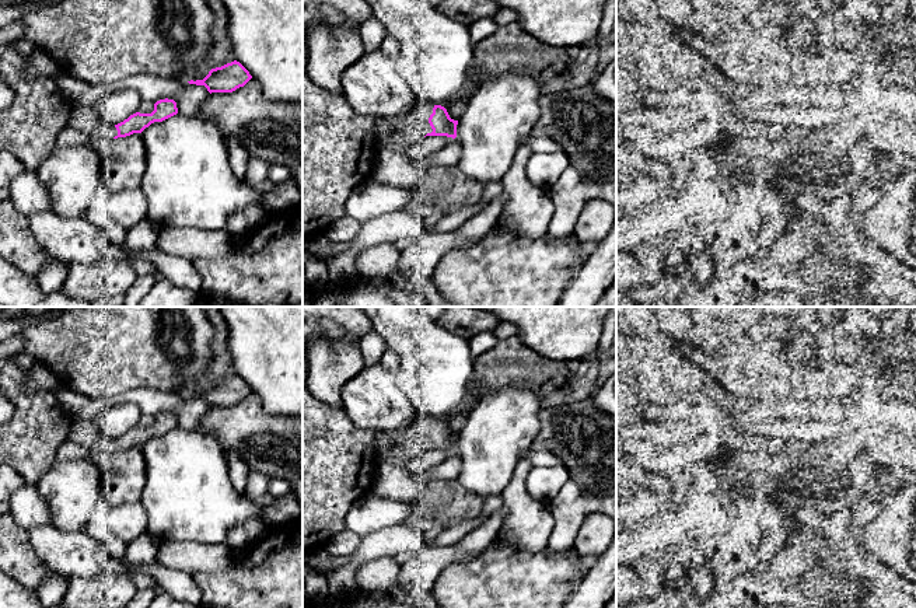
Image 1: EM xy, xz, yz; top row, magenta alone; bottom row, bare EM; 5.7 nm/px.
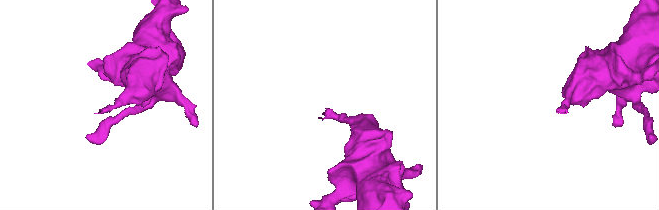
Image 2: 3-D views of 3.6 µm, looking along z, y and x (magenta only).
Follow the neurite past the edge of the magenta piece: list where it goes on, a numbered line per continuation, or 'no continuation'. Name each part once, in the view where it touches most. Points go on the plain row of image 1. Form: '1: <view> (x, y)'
1: xz (392, 481)

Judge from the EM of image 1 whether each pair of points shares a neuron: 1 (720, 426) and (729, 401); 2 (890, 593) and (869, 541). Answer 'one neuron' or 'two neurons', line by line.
1: two neurons
2: two neurons

